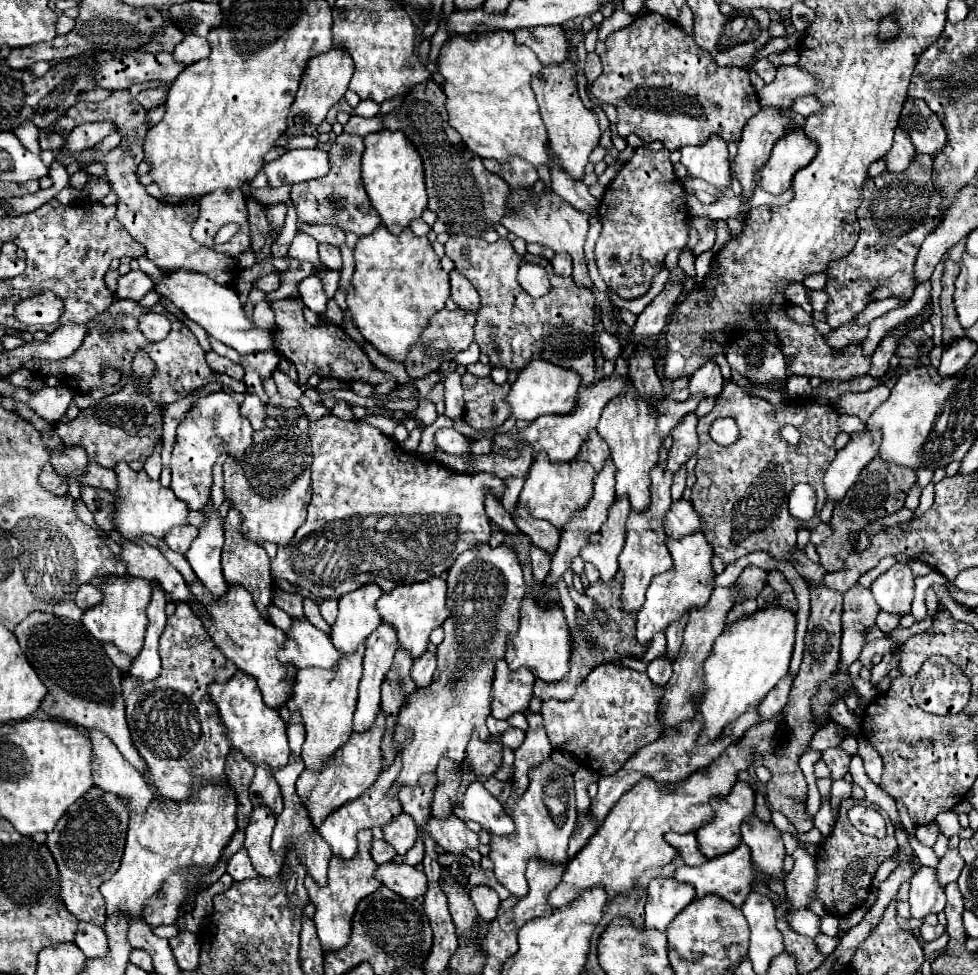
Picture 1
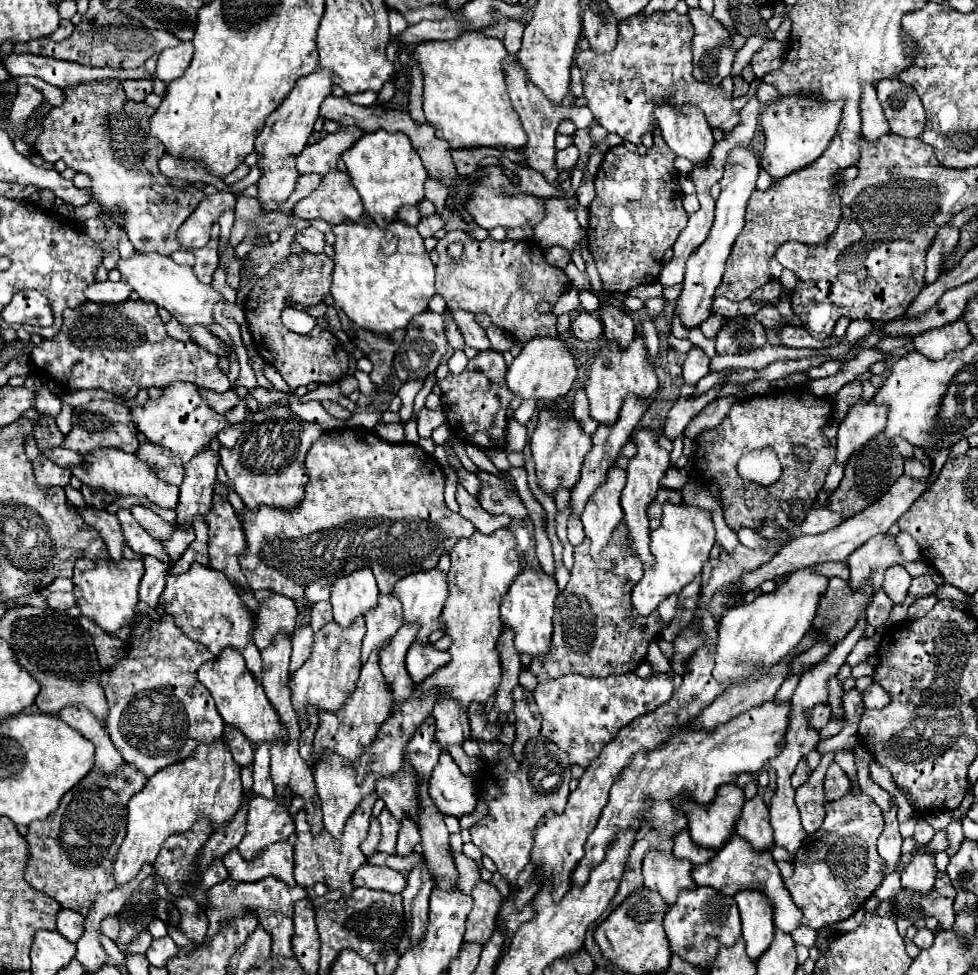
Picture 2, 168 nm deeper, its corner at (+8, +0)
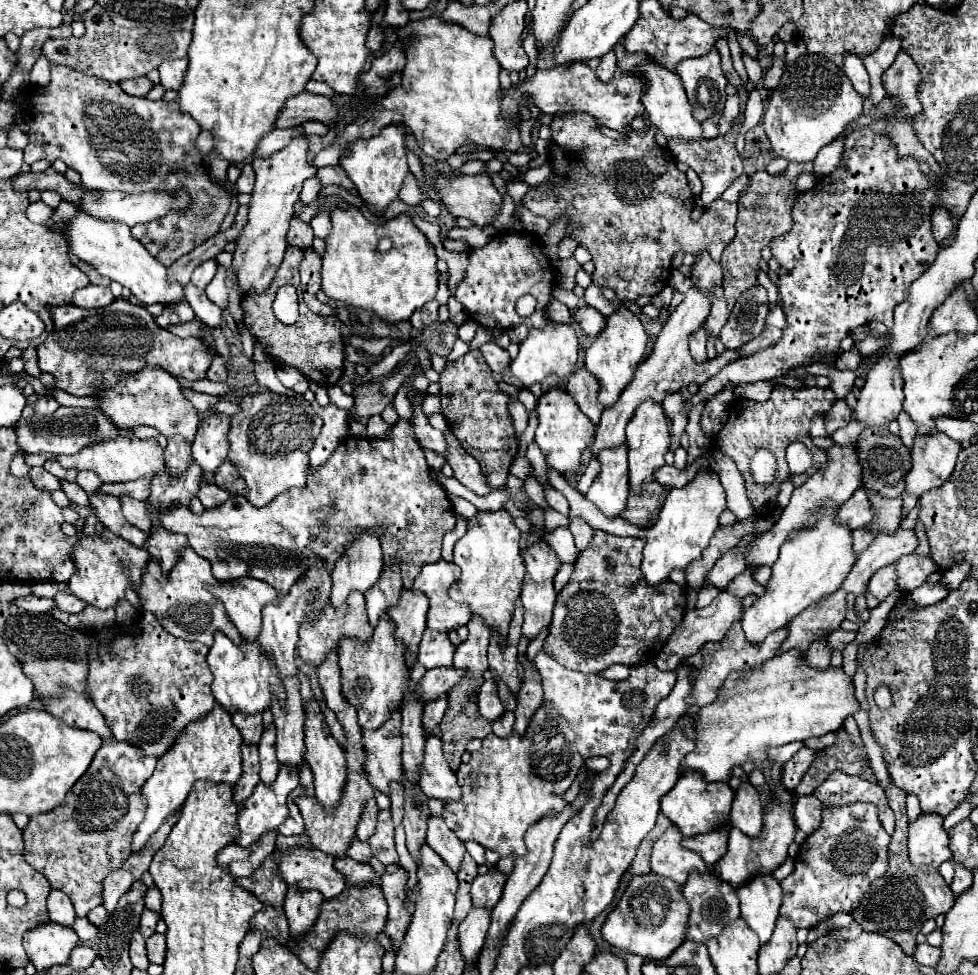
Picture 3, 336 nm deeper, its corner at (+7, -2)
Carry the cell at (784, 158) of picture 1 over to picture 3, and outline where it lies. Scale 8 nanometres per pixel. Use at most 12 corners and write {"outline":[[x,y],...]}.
{"outline":[[818,54],[786,64],[762,124],[778,158],[808,162],[864,98]]}

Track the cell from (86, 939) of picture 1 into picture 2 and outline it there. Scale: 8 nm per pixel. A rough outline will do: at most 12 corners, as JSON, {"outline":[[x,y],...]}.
{"outline":[[61,910],[57,932],[77,942],[83,934],[79,912]]}

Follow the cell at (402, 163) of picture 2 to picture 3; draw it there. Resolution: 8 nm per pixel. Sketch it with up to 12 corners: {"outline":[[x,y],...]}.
{"outline":[[390,124],[356,140],[340,166],[382,216],[408,176],[404,134]]}

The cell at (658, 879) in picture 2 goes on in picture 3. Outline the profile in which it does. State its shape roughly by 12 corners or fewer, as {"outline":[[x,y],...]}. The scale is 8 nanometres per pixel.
{"outline":[[676,826],[652,848],[652,872],[684,884],[690,870],[706,870],[700,854],[680,846]]}

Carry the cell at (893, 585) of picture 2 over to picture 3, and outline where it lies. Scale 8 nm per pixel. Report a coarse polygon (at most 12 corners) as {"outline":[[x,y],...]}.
{"outline":[[904,556],[896,562],[902,592],[920,588],[938,566],[932,558]]}

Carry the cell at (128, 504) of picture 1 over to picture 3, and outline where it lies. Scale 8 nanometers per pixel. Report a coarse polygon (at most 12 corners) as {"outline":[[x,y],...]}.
{"outline":[[118,434],[58,456],[64,468],[94,470],[102,482],[166,474],[156,438]]}

